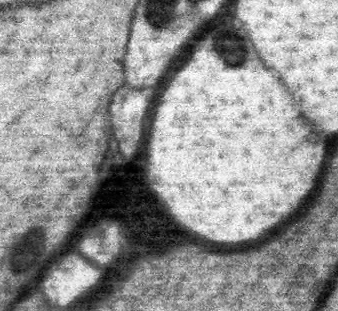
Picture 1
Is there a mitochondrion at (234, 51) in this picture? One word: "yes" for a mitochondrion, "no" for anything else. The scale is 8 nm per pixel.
yes

